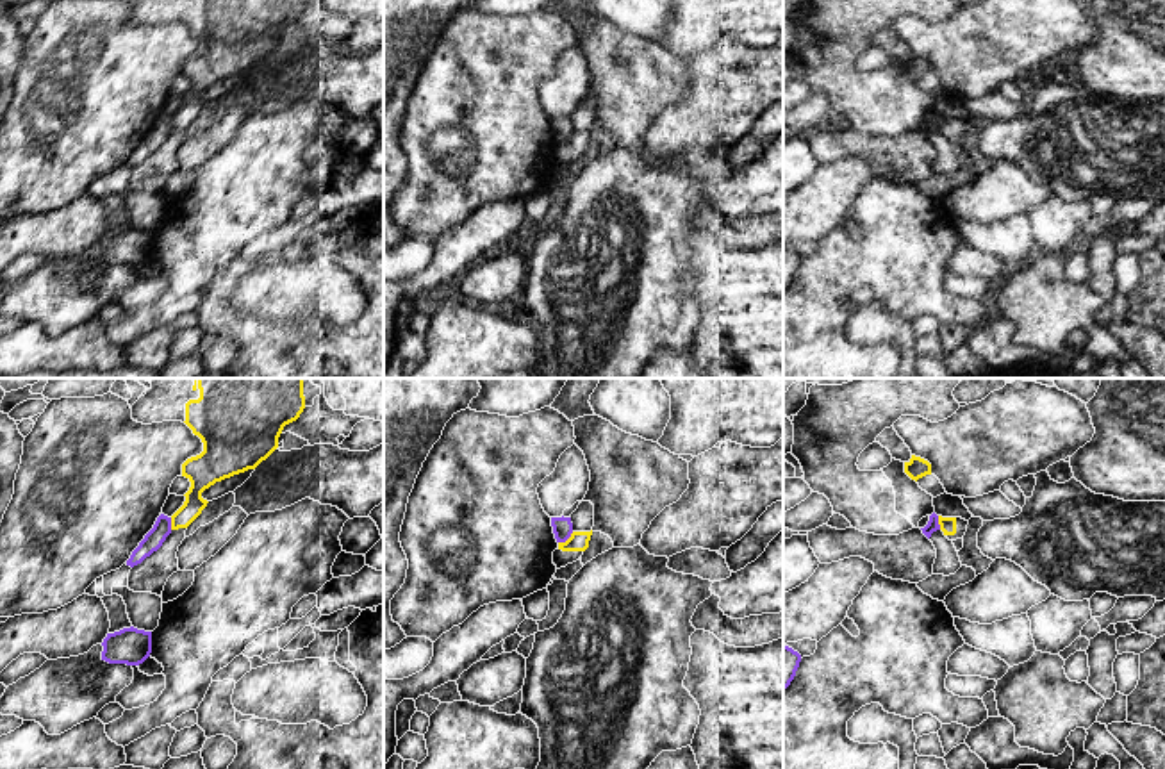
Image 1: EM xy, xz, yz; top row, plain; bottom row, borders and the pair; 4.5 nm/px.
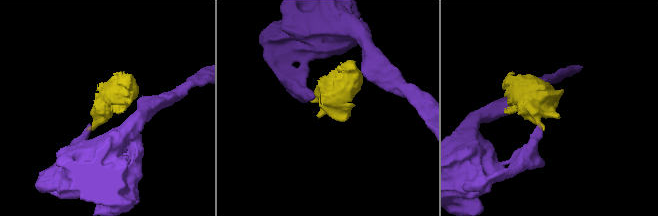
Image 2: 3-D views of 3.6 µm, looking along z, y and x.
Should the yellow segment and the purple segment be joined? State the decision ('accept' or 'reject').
reject

